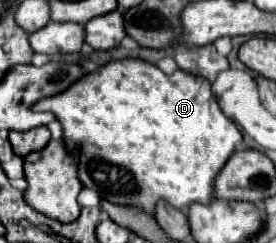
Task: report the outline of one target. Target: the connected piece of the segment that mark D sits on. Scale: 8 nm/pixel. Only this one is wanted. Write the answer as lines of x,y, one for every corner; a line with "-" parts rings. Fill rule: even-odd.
123,59
103,65
99,71
85,75
65,93
41,99
33,111
53,111
63,125
65,143
73,149
81,145
79,179
85,187
97,191
105,201
125,207
141,207
151,217
159,199
179,211
191,203
209,203
215,193
215,177
243,141
237,125
225,117
211,95
207,79
177,69
165,75
155,65
141,59

